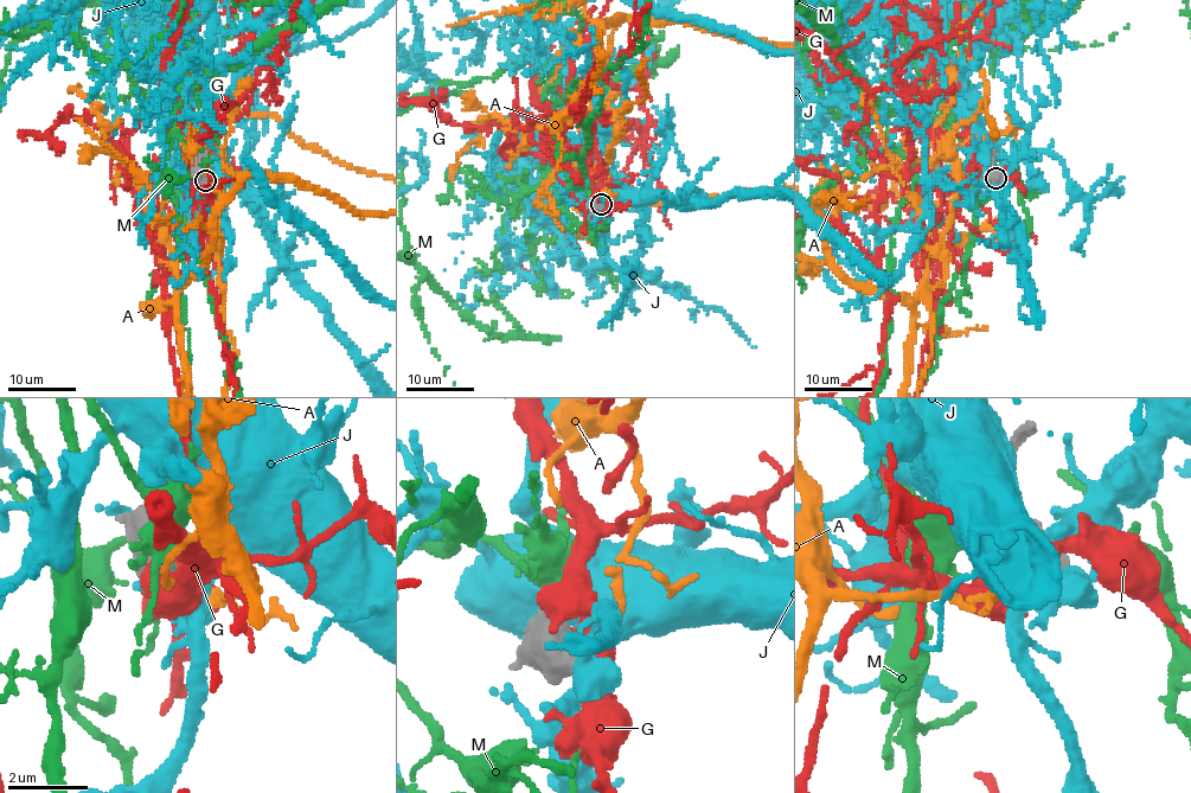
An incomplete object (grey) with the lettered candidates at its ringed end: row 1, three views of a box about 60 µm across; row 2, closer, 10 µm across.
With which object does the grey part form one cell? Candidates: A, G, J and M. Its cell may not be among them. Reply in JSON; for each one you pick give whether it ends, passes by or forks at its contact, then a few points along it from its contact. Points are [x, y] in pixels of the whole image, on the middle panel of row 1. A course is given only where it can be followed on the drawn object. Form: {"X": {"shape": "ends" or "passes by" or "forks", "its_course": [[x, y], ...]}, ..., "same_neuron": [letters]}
{"A": {"shape": "ends"}, "same_neuron": ["A"]}

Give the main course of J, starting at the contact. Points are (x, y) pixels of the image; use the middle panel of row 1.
J: (597, 206), (603, 202), (564, 205), (558, 198)

